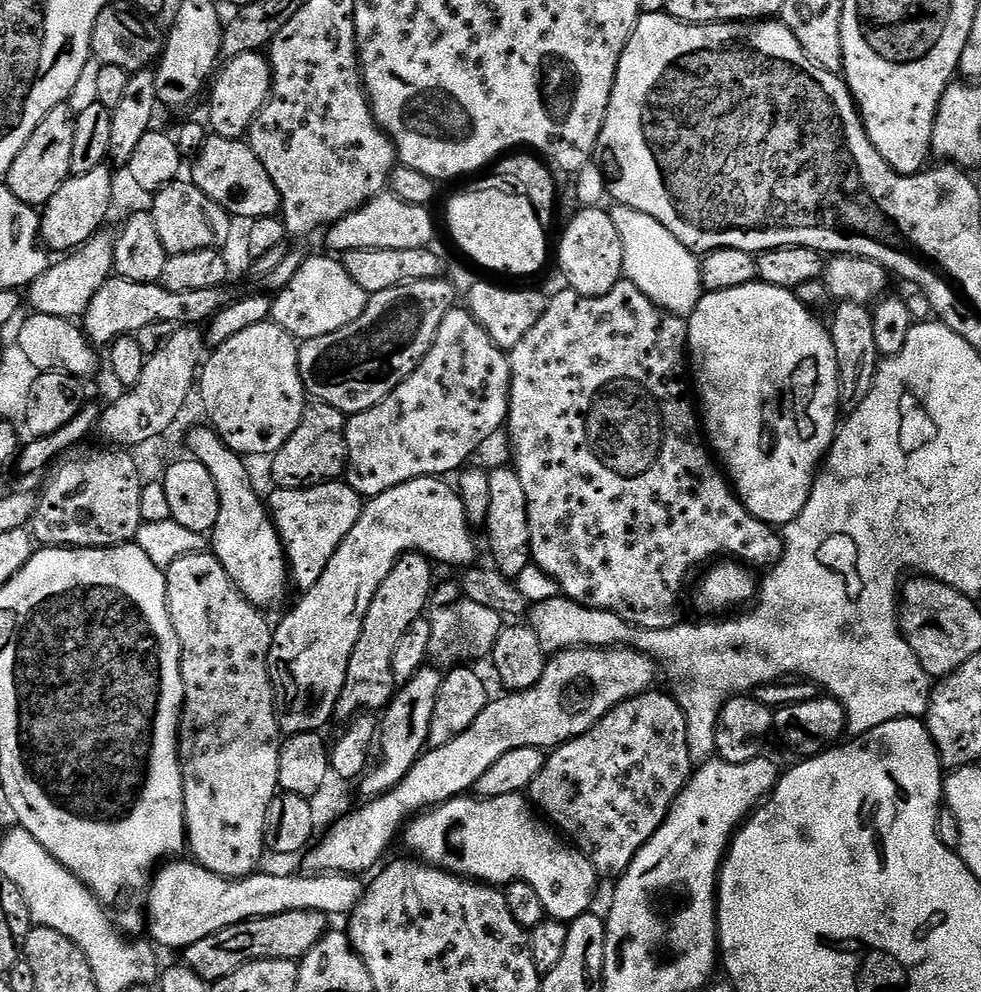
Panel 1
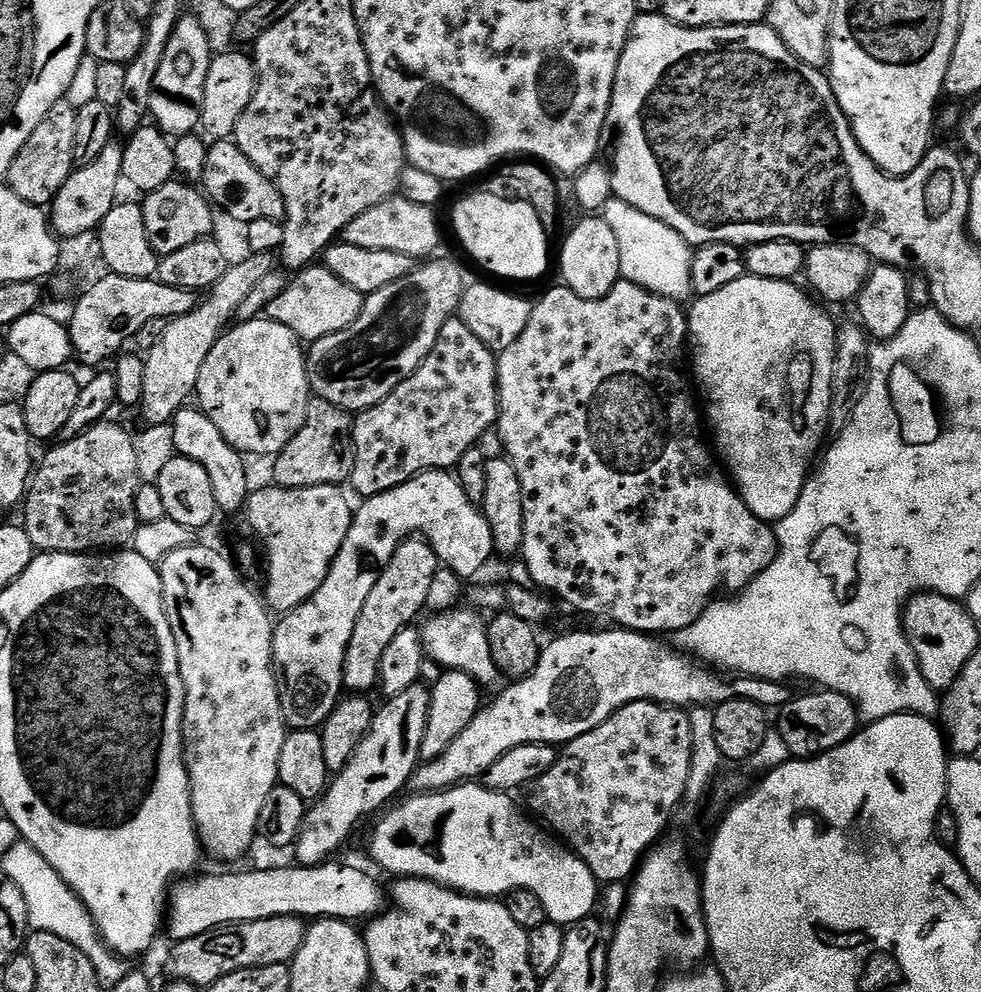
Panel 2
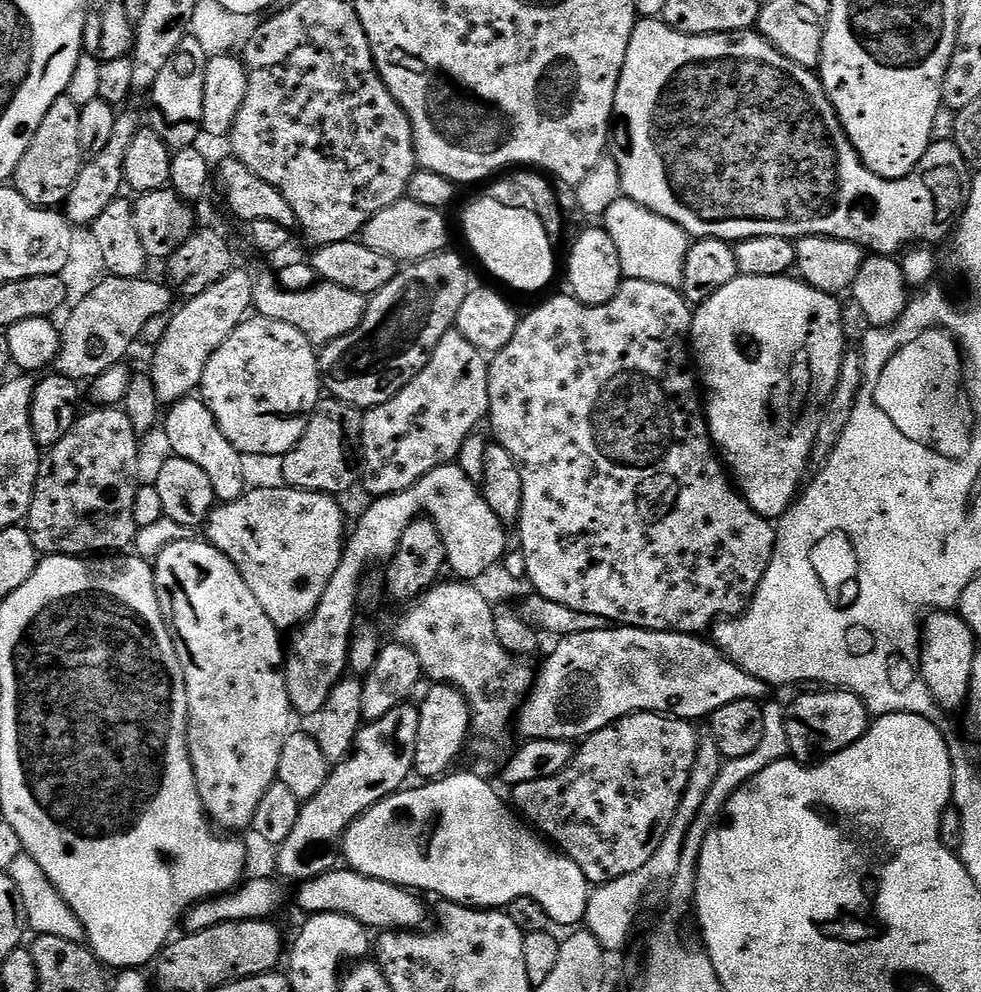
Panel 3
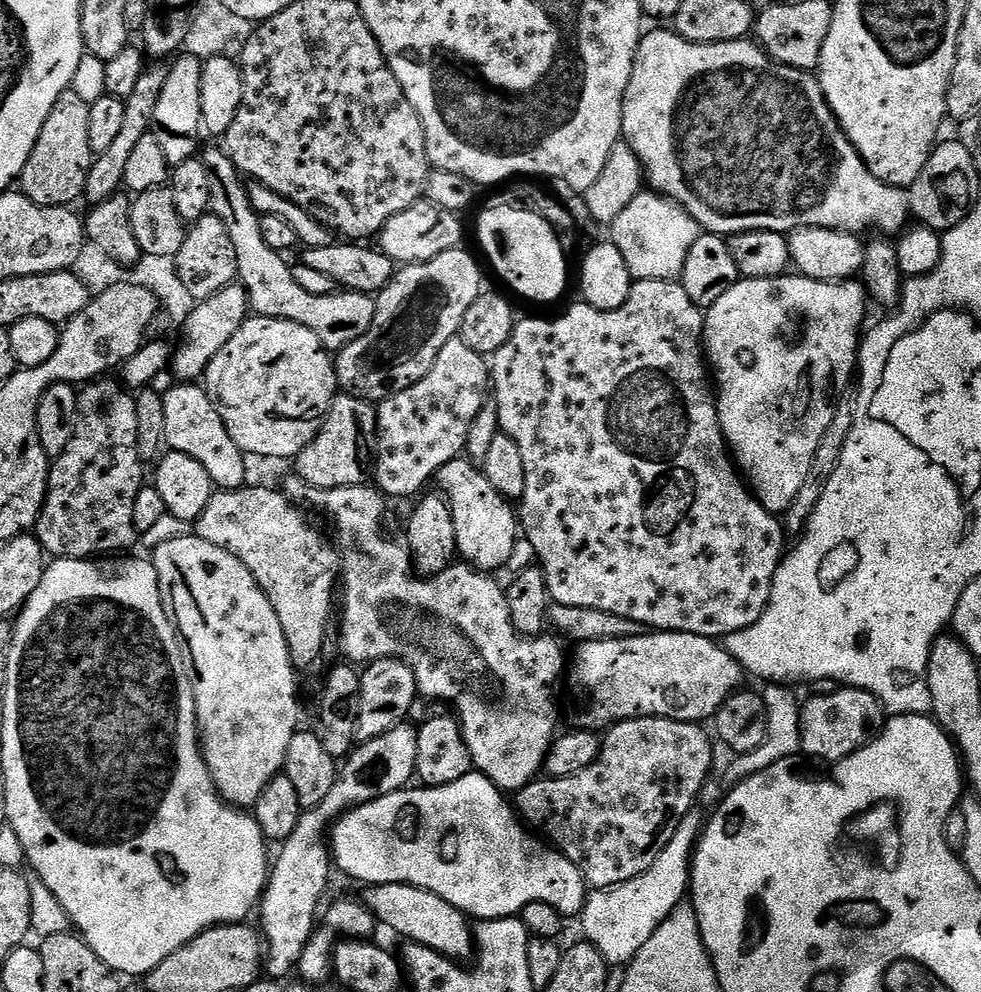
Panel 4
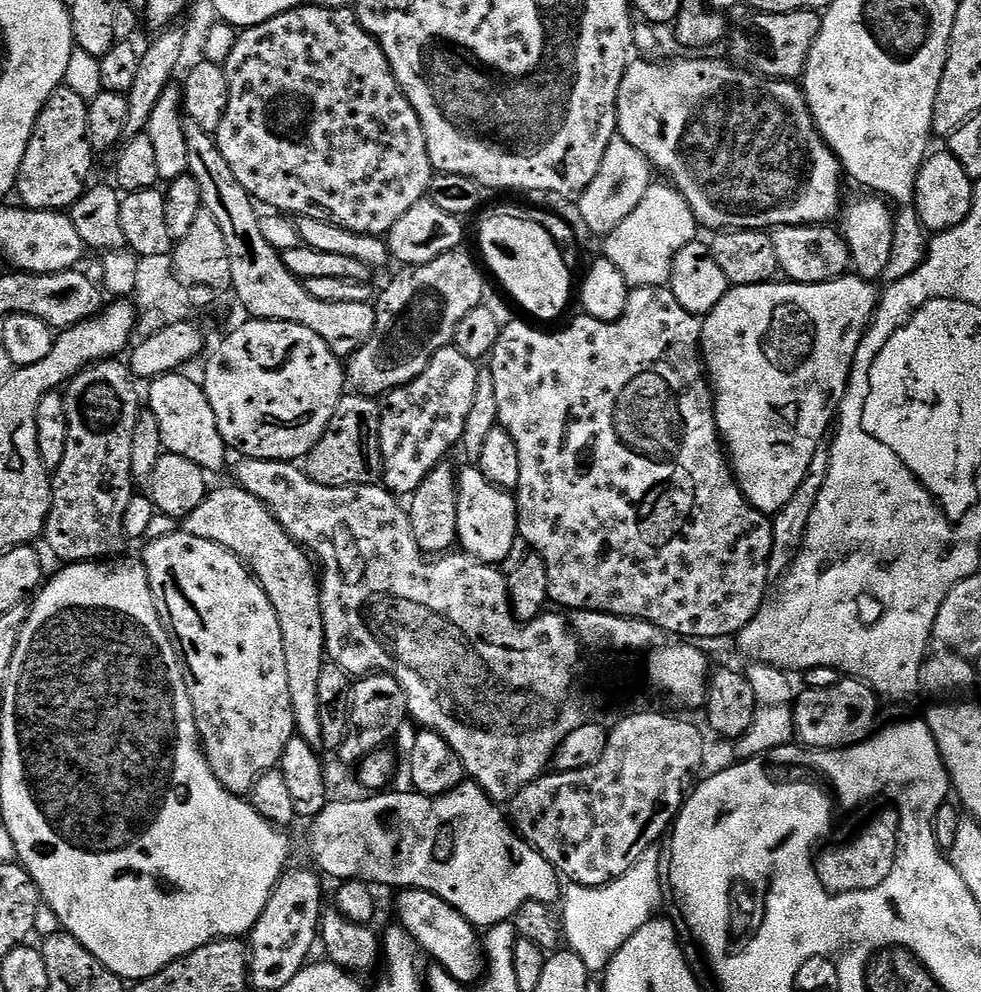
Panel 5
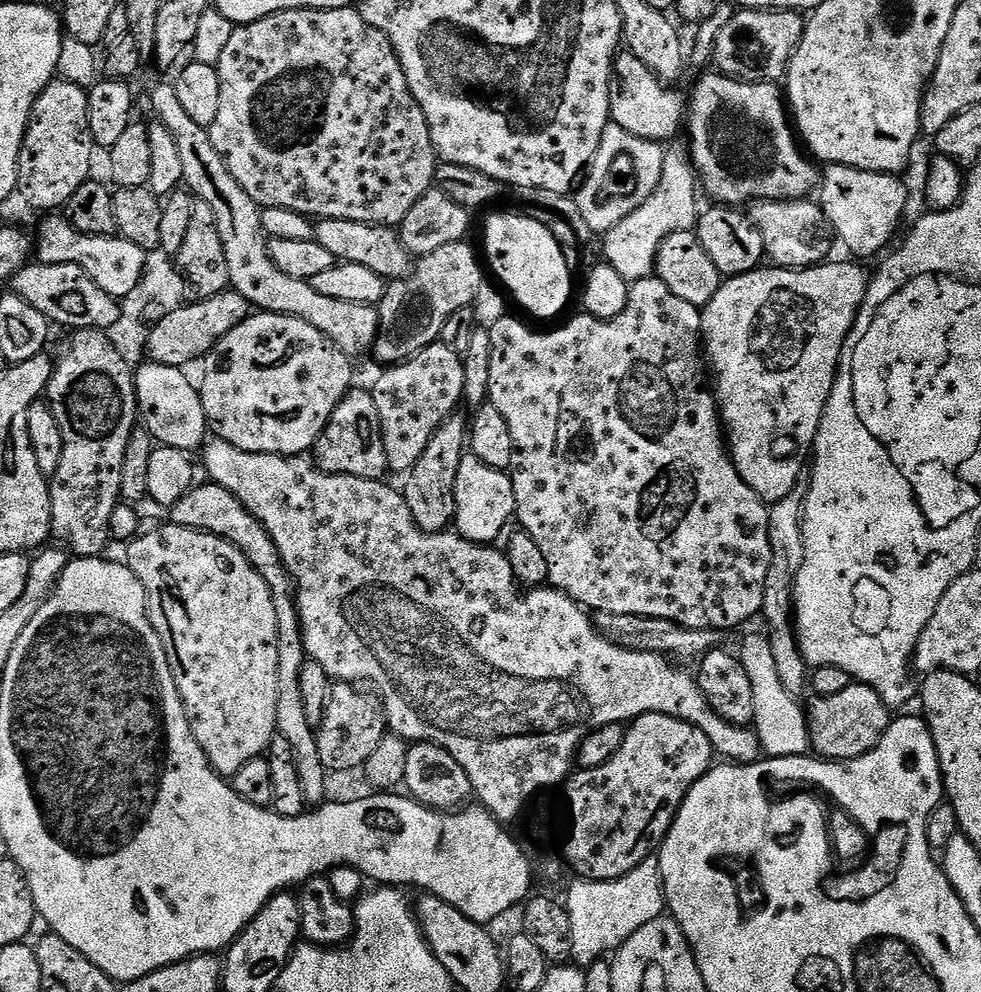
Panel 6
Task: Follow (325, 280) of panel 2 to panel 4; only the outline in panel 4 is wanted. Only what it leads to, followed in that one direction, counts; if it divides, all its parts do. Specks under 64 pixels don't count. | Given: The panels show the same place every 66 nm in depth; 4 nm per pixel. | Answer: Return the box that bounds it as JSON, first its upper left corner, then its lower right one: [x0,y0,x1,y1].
[202,147,376,350]

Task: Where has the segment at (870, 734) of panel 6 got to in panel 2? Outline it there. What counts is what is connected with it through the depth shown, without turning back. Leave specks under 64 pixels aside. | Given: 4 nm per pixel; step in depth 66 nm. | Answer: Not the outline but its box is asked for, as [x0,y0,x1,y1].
[778,690,858,760]

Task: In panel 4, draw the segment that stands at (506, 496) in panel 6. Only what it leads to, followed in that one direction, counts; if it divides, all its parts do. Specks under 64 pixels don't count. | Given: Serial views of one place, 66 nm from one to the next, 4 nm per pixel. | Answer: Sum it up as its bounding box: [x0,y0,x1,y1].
[438,458,518,573]

